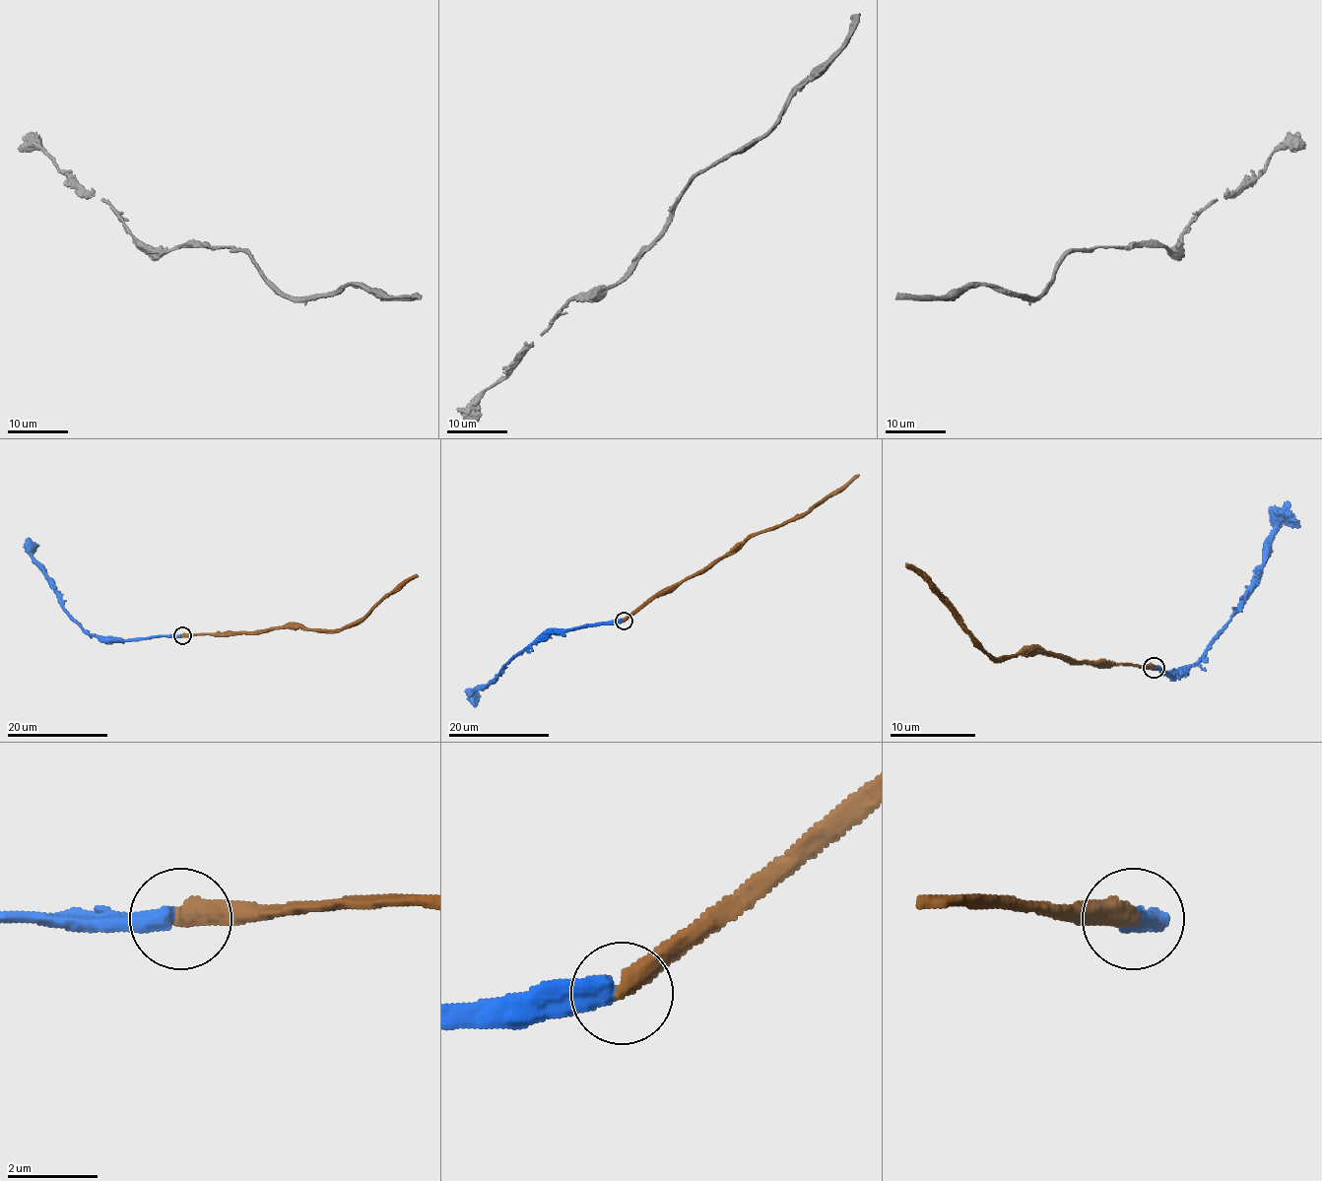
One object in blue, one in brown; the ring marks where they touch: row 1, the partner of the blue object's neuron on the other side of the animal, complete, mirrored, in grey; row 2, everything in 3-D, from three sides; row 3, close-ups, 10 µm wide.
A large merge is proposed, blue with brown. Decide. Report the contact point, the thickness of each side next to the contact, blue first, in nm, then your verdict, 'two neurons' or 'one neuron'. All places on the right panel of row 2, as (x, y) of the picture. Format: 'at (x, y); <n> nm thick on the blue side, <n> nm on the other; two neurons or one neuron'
at (1154, 667); 500 nm thick on the blue side, 460 nm on the other; one neuron

